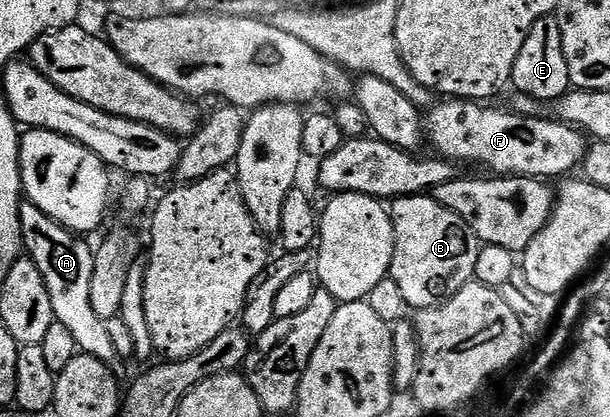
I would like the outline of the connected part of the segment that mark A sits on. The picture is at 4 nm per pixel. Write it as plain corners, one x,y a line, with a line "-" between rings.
24,201
20,205
20,220
24,229
24,246
27,258
38,265
42,277
46,281
46,289
50,293
50,305
56,314
56,322
66,325
74,336
77,348
85,355
93,355
98,361
102,361
110,368
121,366
122,360
114,341
110,337
110,329
107,322
94,313
94,304
90,301
90,281
94,281
94,265
96,264
96,252
93,244
88,244
87,238
81,237
69,227
63,227
58,221
54,221
42,209
38,209
32,203

